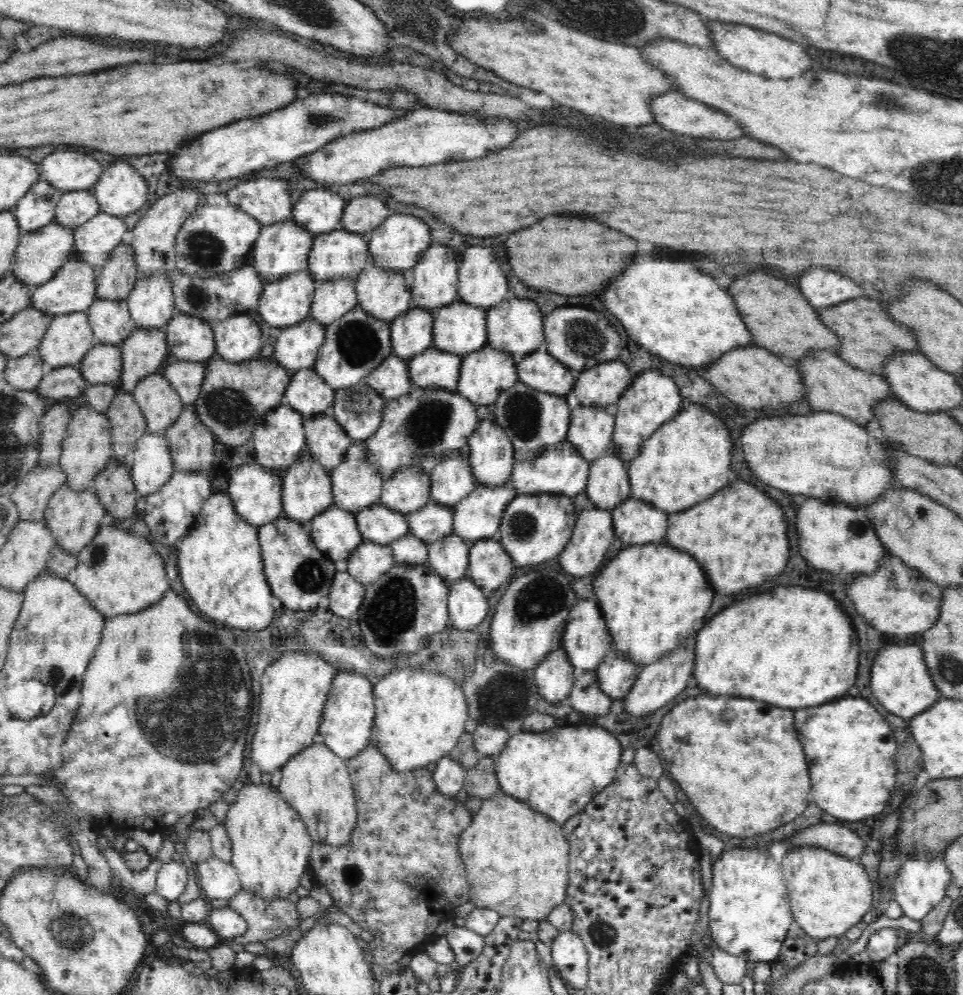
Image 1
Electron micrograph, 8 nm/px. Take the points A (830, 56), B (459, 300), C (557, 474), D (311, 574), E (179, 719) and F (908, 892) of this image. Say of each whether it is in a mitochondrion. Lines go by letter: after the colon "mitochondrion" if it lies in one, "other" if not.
A: other
B: other
C: other
D: mitochondrion
E: mitochondrion
F: other

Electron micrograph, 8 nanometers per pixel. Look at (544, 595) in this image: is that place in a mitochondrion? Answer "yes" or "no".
yes

